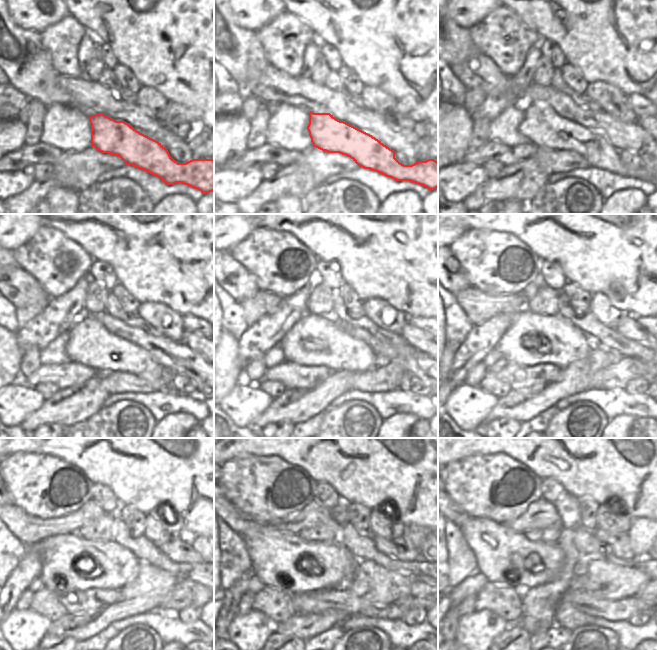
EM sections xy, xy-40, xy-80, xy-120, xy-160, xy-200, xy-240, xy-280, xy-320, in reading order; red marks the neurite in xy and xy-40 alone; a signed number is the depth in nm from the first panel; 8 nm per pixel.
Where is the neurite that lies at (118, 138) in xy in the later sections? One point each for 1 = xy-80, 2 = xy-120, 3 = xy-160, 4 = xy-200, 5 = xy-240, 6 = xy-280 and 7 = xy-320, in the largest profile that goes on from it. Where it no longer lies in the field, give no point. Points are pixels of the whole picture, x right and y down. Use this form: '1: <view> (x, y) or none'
1: xy-80 (541, 125)
2: xy-120 (90, 344)
3: xy-160 (341, 352)
4: xy-200 (566, 343)
5: xy-240 (61, 555)
6: xy-280 (277, 557)
7: xy-320 (502, 554)

